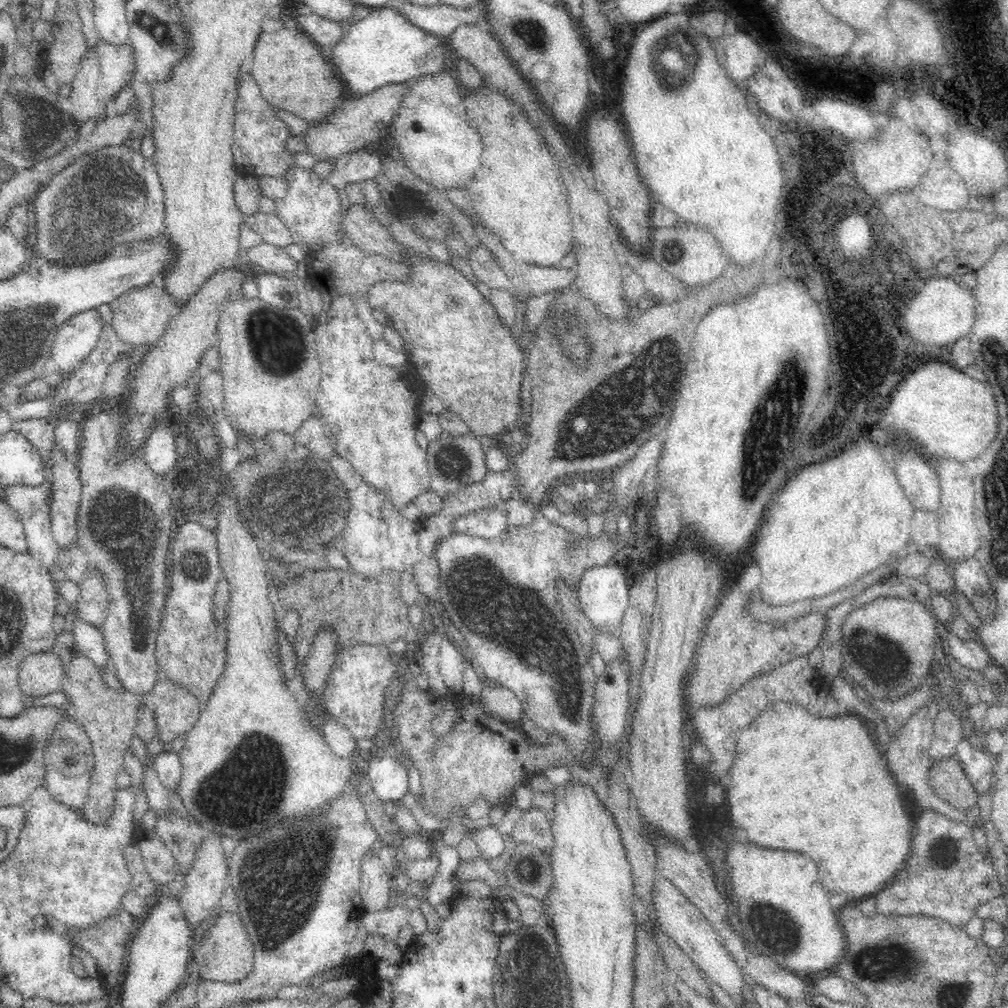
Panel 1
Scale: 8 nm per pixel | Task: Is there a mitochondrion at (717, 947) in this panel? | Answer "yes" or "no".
no

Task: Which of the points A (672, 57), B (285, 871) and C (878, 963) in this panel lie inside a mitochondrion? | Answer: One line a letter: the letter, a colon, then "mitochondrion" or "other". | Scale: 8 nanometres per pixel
A: mitochondrion
B: mitochondrion
C: mitochondrion

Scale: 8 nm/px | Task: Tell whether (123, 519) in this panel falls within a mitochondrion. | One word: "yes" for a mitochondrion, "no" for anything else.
yes

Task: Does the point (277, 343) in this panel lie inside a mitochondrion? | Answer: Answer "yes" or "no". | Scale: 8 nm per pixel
yes

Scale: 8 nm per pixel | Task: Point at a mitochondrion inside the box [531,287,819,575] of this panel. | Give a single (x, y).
(611, 418)

